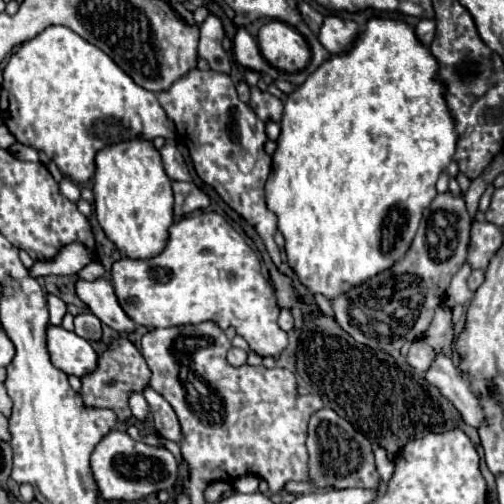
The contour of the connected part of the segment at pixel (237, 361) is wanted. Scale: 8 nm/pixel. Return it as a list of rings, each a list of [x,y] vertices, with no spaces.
[[[231,347],[229,353],[227,353],[227,363],[233,365],[233,367],[241,367],[241,365],[245,365],[245,359],[247,359],[247,353],[245,353],[243,349],[235,349],[235,347]]]

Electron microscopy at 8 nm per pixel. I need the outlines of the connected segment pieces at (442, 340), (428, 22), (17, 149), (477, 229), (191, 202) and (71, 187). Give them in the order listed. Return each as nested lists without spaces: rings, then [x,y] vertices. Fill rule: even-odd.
[[[441,303],[435,309],[435,317],[431,325],[417,337],[417,341],[423,341],[431,345],[433,349],[443,349],[451,357],[451,341],[453,341],[453,325],[451,325],[451,311],[445,303]]]
[[[421,19],[419,25],[415,27],[415,33],[423,45],[429,45],[435,35],[435,19]]]
[[[15,143],[11,145],[11,153],[15,153],[19,159],[23,161],[39,161],[39,155],[33,147],[27,147],[27,145],[21,145],[21,143]]]
[[[487,221],[471,225],[471,241],[467,247],[467,263],[471,269],[485,269],[503,241],[503,231]]]
[[[173,181],[173,193],[175,193],[175,215],[179,217],[209,205],[209,197],[193,183]]]
[[[63,179],[59,183],[59,189],[61,189],[61,195],[67,197],[69,201],[79,201],[79,185],[75,185],[71,179]]]

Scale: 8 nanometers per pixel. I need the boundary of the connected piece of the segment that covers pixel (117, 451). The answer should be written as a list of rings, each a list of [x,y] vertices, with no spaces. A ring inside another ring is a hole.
[[[121,429],[107,433],[107,437],[97,443],[91,455],[91,469],[99,493],[107,501],[139,501],[151,493],[171,491],[177,483],[177,459],[171,451],[135,441]]]

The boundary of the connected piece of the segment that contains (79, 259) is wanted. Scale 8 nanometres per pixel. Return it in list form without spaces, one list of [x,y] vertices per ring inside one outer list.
[[[67,245],[55,255],[55,261],[35,261],[29,275],[43,277],[43,275],[75,275],[91,261],[91,253],[83,249],[83,245]]]

